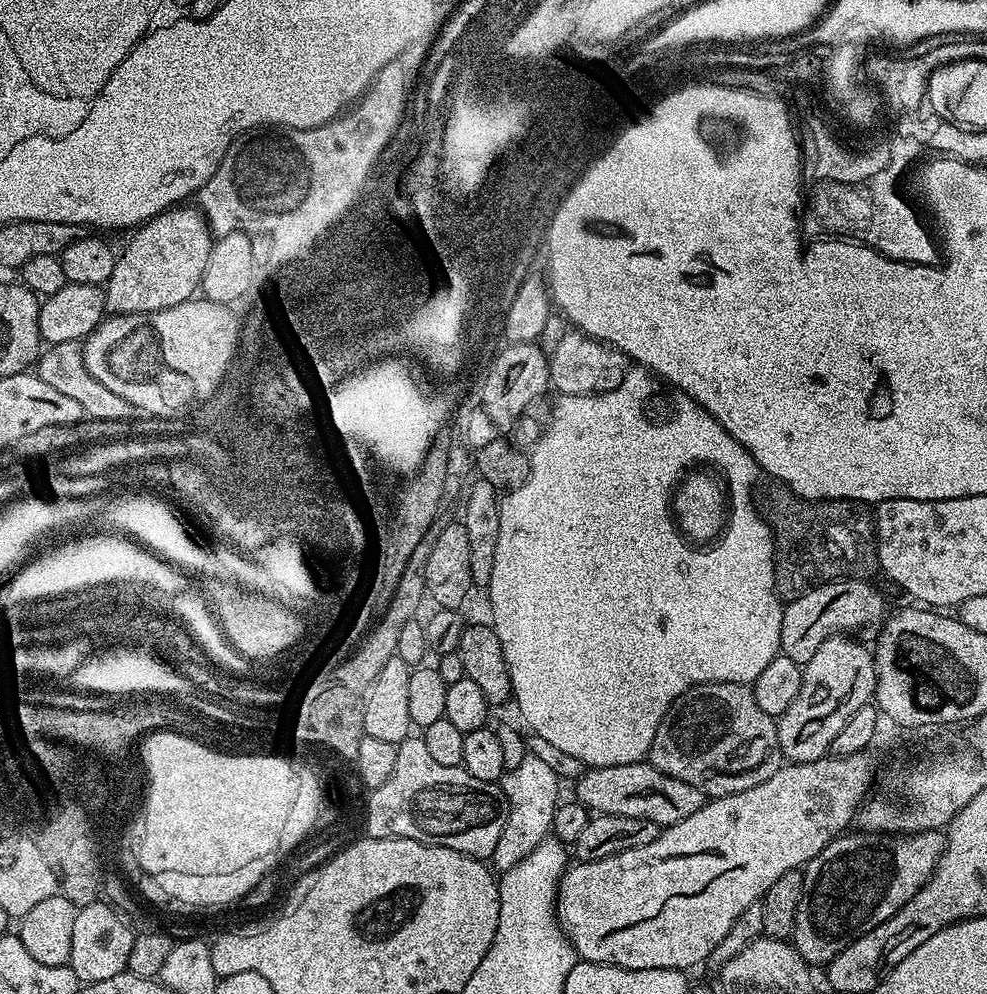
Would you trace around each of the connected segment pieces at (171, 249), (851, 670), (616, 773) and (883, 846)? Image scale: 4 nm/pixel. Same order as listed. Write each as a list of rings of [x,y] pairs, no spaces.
[[[173,206],[166,212],[158,213],[153,220],[139,225],[131,233],[132,241],[116,257],[114,274],[110,274],[104,294],[107,311],[148,313],[191,301],[197,295],[200,279],[206,266],[206,258],[214,243],[207,219],[195,207]]]
[[[848,634],[831,636],[818,646],[814,658],[810,658],[802,668],[802,686],[798,690],[798,698],[786,706],[786,710],[776,720],[778,730],[778,746],[780,755],[785,761],[794,764],[805,764],[822,760],[829,755],[832,743],[838,730],[846,726],[850,714],[858,710],[858,706],[869,703],[876,695],[876,658],[871,647],[859,644],[859,639]]]
[[[647,762],[588,768],[575,781],[574,787],[575,799],[580,801],[589,813],[642,818],[661,826],[677,824],[682,822],[682,818],[690,818],[690,814],[696,813],[706,803],[706,797],[698,790],[698,786],[690,786],[690,782],[670,778],[670,774],[662,774],[662,770]]]
[[[859,830],[841,834],[831,840],[803,869],[804,893],[796,911],[794,944],[804,961],[810,966],[827,966],[850,942],[874,930],[910,898],[936,871],[936,864],[944,852],[945,837],[939,831],[911,834],[881,834]]]

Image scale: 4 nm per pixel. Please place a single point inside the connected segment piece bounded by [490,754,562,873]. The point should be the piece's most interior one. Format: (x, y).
(530, 789)

